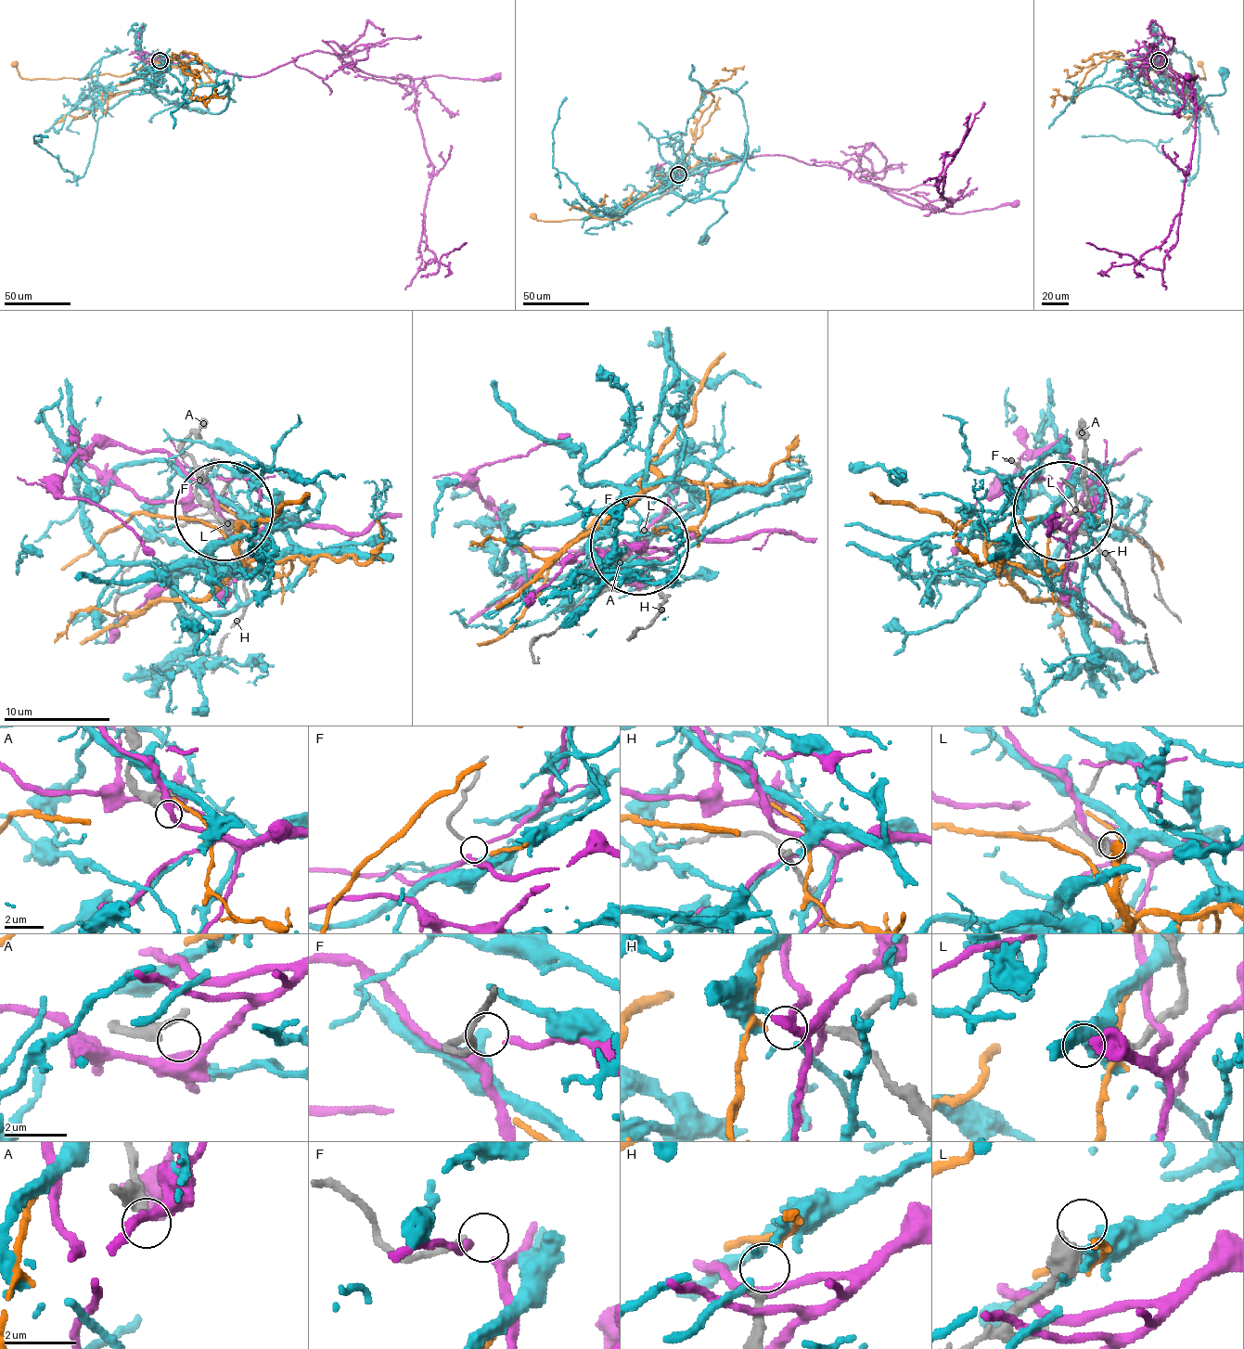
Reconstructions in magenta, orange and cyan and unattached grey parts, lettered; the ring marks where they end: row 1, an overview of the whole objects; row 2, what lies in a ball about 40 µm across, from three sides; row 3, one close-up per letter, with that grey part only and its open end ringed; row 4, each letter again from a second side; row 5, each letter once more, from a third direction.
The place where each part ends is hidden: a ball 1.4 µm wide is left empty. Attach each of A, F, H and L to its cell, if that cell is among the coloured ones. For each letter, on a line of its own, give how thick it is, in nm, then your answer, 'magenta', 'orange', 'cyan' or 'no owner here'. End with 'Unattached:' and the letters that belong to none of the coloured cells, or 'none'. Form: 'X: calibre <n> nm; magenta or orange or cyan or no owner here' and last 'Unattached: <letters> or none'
A: calibre 320 nm; no owner here
F: calibre 200 nm; magenta
H: calibre 280 nm; no owner here
L: calibre 500 nm; no owner here
Unattached: A, H, L

